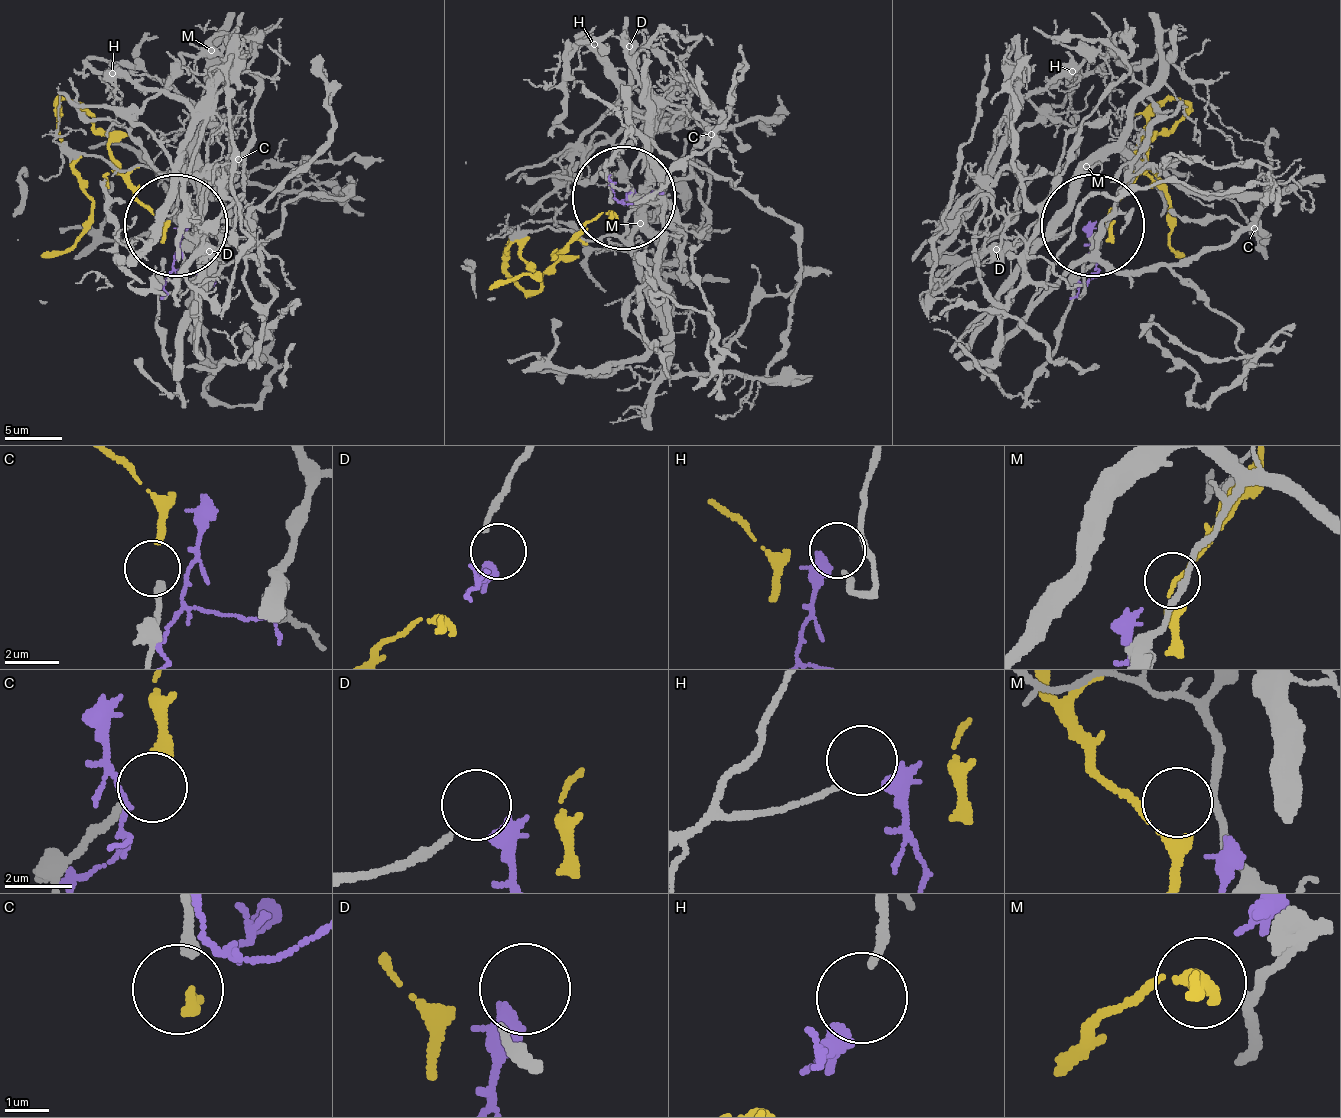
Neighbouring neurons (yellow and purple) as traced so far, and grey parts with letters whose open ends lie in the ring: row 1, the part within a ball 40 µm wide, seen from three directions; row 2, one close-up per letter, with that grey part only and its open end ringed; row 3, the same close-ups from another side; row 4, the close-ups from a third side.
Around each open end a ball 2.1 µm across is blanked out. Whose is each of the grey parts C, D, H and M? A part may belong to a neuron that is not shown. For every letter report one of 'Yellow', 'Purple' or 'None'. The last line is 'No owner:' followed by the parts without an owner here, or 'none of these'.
C: Yellow
D: None
H: Purple
M: None
No owner: D, M

